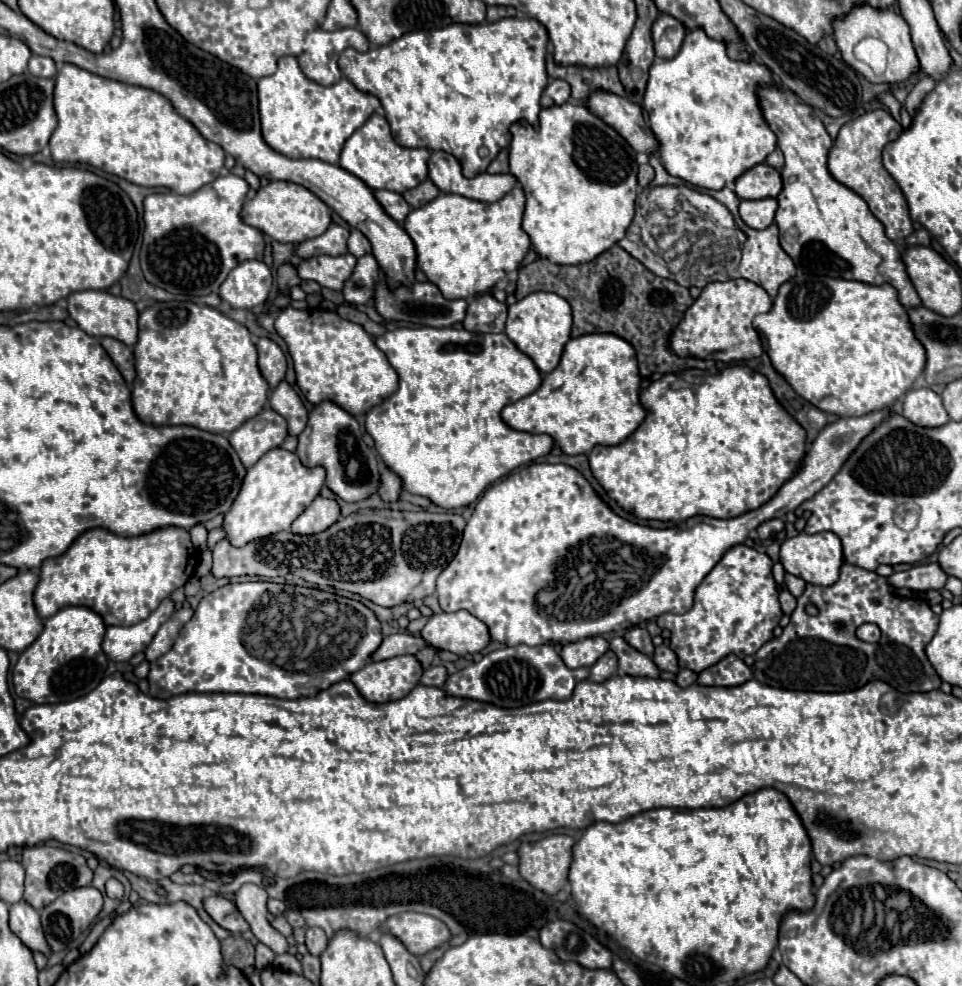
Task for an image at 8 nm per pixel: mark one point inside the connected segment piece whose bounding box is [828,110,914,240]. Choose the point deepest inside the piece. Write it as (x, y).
(855, 160)

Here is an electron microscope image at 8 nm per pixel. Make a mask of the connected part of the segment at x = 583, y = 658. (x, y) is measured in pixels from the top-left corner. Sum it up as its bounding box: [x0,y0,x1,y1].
[562,636,608,668]

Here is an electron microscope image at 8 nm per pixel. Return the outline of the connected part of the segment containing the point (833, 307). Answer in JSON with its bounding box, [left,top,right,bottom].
[754,274,926,416]

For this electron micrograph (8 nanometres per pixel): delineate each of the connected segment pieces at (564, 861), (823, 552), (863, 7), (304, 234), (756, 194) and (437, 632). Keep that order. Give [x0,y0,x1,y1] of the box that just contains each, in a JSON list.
[[518,834,574,894],[780,532,844,586],[832,4,918,84],[242,182,332,244],[734,164,782,200],[420,610,490,656]]

